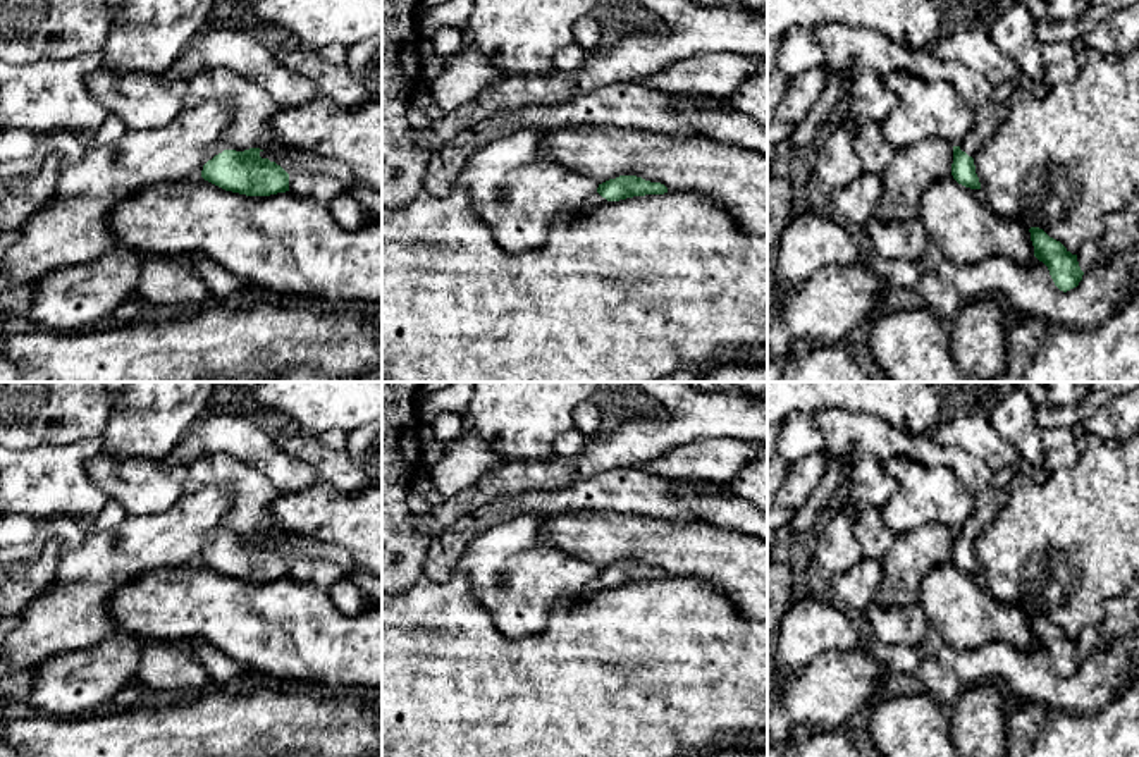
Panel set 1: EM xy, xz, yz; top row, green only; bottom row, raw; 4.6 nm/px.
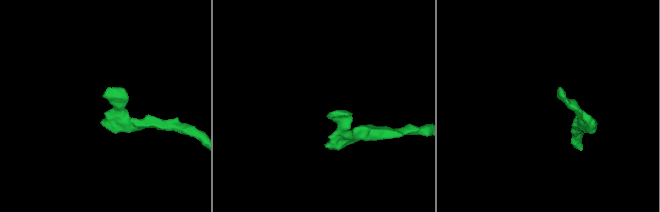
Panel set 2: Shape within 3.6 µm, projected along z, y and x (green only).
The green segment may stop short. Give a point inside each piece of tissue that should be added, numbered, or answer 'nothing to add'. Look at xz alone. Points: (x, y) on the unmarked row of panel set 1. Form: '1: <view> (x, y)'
1: xz (596, 585)

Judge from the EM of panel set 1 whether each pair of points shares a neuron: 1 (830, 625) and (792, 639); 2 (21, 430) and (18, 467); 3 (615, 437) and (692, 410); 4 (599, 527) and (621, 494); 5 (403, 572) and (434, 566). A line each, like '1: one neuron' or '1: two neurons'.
1: one neuron
2: two neurons
3: one neuron
4: two neurons
5: two neurons

